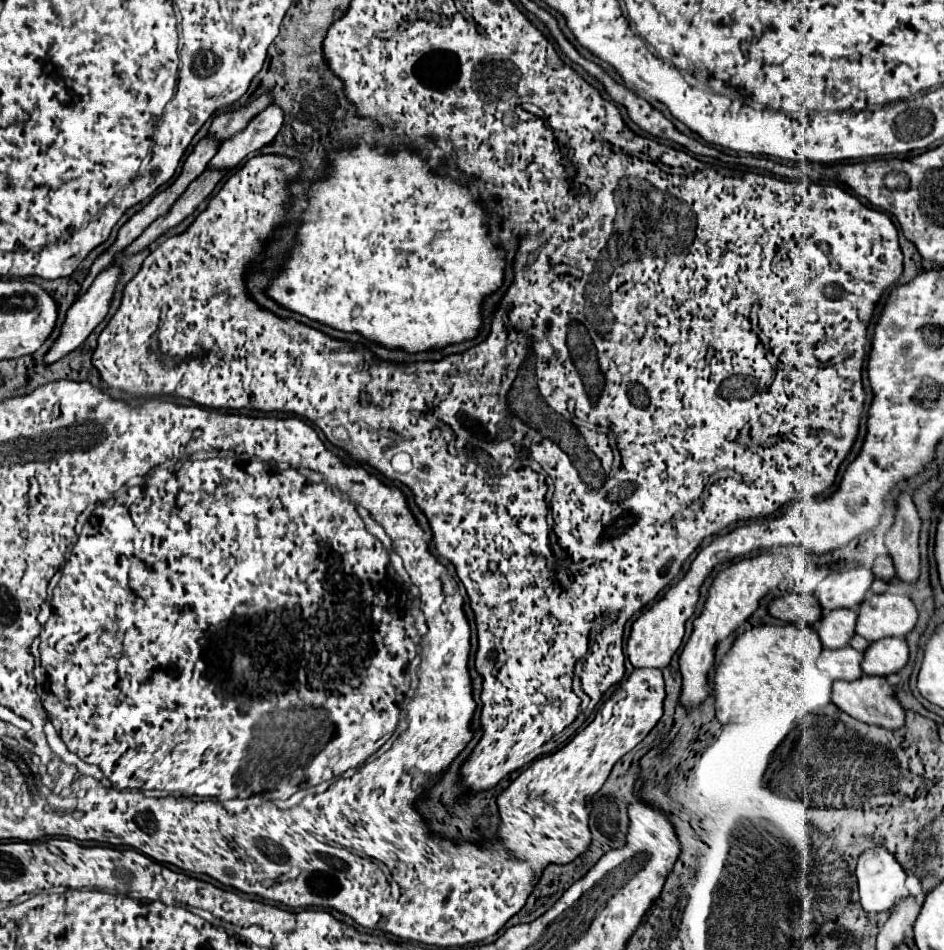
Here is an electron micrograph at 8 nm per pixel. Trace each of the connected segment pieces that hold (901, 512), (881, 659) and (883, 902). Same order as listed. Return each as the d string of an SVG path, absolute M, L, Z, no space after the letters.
M908 493L898 497L896 521L886 535L886 547L894 561L898 579L914 585L920 579L920 551L918 551L918 535L920 535L920 515L916 505Z
M888 637L874 641L864 653L862 671L866 675L892 675L898 673L910 657L910 649L904 637Z
M886 849L866 851L858 859L856 877L860 887L860 905L870 915L892 911L896 903L910 895L904 885L904 869Z

